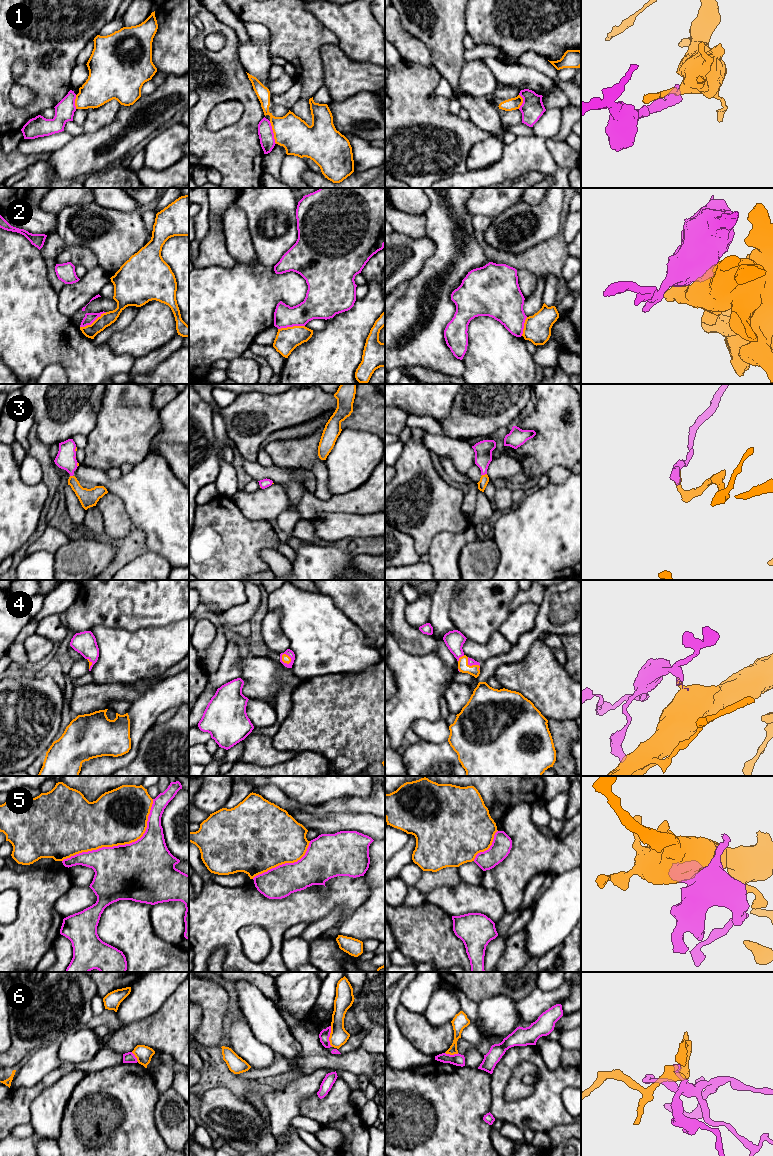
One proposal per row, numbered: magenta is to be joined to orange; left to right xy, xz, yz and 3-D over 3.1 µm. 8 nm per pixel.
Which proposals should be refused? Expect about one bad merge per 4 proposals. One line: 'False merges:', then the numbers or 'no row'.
False merges: 1, 2, 5, 6

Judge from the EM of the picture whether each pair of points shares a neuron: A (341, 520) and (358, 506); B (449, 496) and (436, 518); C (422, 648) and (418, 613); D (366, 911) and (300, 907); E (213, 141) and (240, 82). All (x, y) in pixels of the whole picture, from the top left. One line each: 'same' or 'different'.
A: different
B: same
C: different
D: different
E: same

